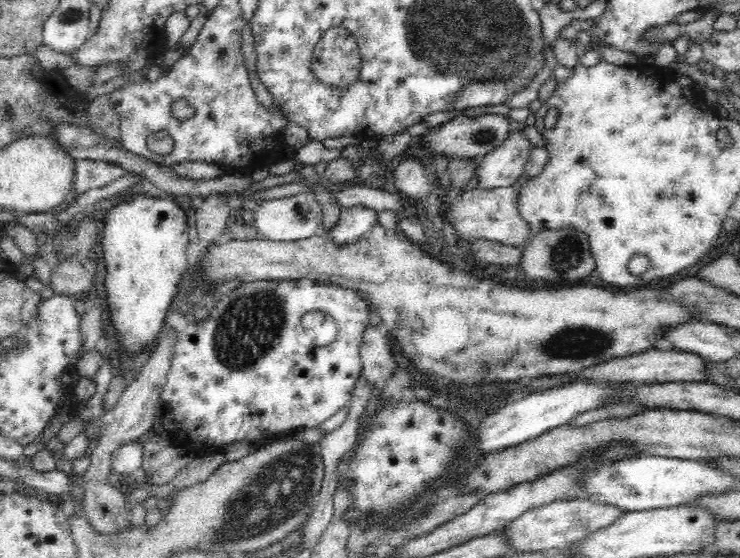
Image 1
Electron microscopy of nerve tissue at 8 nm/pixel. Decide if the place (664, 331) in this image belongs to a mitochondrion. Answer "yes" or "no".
no

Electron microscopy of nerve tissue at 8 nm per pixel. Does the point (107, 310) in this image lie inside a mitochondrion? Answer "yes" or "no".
no

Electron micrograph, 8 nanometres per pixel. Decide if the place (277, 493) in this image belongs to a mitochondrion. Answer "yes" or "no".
yes

